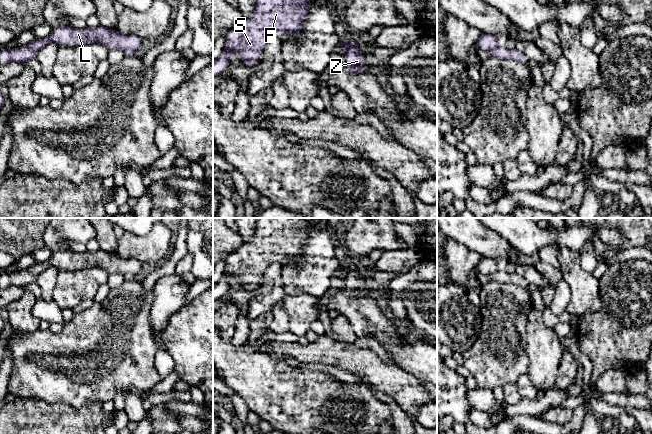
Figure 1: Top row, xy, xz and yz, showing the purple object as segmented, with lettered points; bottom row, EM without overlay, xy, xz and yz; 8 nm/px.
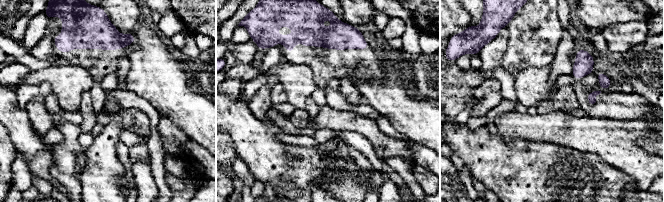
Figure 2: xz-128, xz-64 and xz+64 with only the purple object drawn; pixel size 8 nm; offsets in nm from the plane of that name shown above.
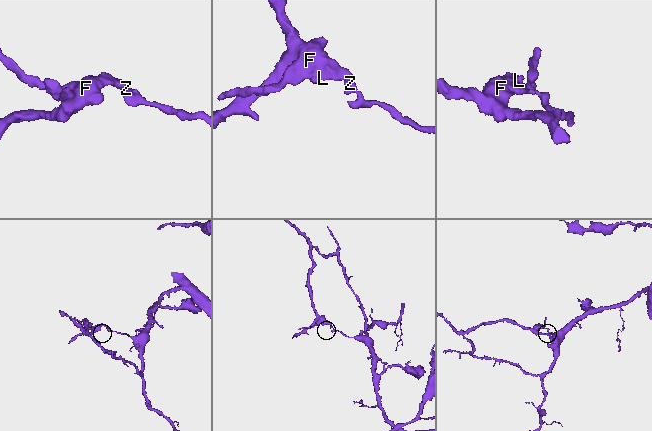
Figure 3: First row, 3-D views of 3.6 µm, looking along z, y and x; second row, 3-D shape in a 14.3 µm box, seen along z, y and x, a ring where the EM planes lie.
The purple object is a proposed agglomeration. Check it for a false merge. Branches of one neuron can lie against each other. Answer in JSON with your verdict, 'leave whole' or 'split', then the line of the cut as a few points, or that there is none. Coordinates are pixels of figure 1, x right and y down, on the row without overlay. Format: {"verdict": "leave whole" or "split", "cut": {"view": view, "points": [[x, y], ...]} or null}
{"verdict": "split", "cut": {"view": "xz", "points": [[346, 275], [354, 272], [360, 277]]}}

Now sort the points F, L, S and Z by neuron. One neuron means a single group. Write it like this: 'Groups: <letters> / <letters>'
Groups: F L S / Z

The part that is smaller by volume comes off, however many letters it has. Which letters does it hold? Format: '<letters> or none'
F, L, S

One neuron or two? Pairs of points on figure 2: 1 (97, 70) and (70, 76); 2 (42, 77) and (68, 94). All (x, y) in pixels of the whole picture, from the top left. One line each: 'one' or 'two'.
1: two
2: one

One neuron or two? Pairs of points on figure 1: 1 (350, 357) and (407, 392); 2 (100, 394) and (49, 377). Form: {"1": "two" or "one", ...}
{"1": "one", "2": "one"}

